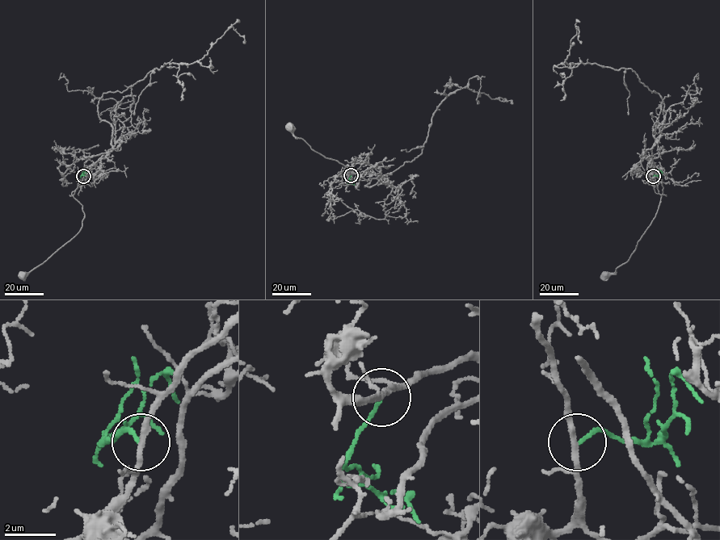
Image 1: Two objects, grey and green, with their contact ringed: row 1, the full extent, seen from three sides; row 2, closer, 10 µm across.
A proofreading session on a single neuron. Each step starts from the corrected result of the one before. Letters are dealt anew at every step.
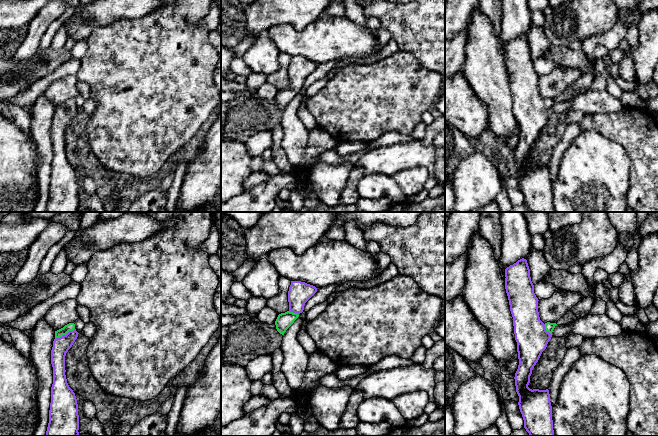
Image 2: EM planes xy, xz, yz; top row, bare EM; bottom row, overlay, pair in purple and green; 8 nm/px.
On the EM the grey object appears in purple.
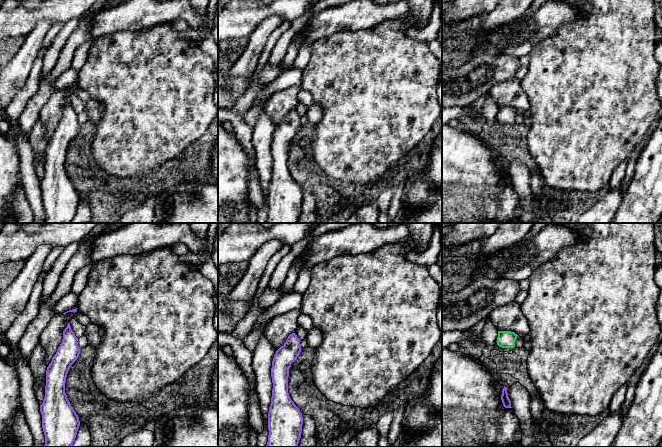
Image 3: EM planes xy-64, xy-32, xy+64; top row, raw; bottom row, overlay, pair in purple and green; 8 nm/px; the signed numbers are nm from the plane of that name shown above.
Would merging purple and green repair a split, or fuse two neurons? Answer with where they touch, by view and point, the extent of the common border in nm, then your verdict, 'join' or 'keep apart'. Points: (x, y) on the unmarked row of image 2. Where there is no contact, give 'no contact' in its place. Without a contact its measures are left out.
xy (64, 111) | 180 nm | join

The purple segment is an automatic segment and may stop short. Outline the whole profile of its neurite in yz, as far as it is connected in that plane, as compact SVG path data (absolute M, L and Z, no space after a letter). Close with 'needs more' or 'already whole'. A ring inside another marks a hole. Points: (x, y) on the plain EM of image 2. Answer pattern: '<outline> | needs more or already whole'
M522 34L505 45L505 65L513 93L515 116L519 141L515 149L516 168L519 172L519 185L524 196L524 204L530 212L555 212L552 196L552 182L549 166L530 165L532 145L538 138L552 113L556 99L543 99L538 88L538 74L534 69L534 61L530 53L527 36Z | needs more

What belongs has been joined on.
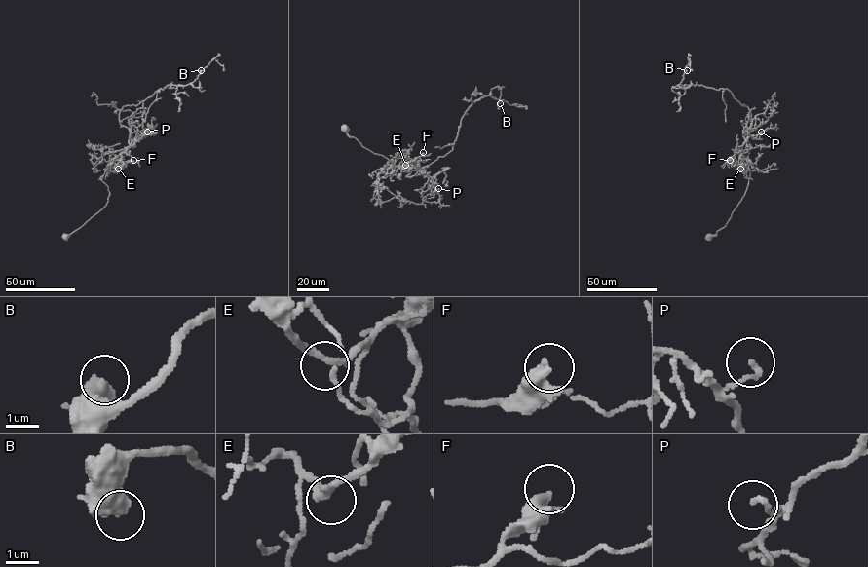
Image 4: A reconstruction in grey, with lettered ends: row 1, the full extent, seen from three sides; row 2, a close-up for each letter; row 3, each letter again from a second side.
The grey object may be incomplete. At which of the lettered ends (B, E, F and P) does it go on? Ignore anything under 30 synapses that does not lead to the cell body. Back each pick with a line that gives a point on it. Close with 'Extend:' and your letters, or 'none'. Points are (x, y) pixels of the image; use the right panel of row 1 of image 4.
B: at (687, 70)
Extend: B

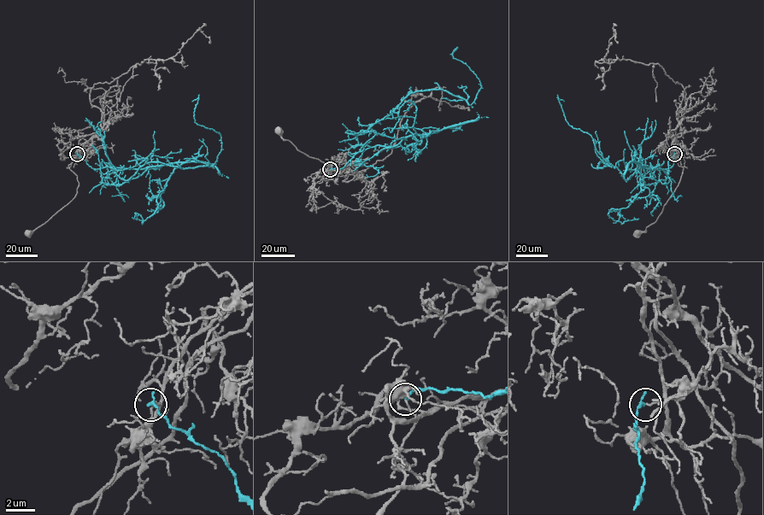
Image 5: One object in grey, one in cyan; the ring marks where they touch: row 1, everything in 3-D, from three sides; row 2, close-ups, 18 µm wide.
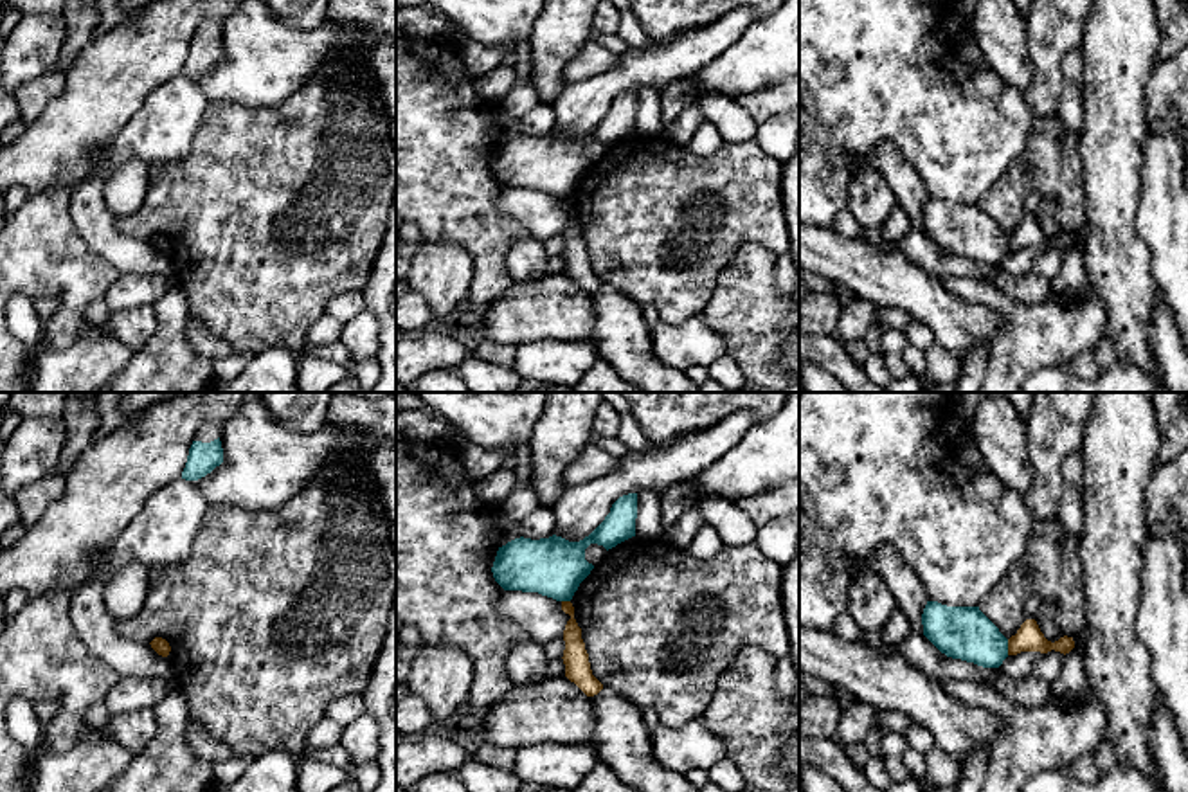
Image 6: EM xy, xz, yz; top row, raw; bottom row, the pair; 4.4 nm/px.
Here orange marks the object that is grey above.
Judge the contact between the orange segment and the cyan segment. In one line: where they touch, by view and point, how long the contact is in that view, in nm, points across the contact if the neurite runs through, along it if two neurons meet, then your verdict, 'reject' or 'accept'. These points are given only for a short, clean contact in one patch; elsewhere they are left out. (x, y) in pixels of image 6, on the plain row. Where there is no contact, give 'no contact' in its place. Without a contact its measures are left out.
contact yz (1008, 243); length 70 nm; border yz (1007, 236), (1008, 251); reject

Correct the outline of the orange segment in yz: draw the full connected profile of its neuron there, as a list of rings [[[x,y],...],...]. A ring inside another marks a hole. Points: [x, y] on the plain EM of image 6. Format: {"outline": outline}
{"outline": [[[1026,216],[1015,232],[1008,236],[1008,252],[1017,252],[1021,248],[1040,248],[1048,250],[1051,247],[1060,250],[1069,250],[1075,245],[1073,234],[1060,234],[1051,239],[1044,234],[1035,216]]]}

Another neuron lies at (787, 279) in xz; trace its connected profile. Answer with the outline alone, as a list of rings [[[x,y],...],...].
[[[778,254],[774,266],[776,288],[787,295],[794,297],[796,288],[799,286],[799,272],[796,270],[788,254]]]

